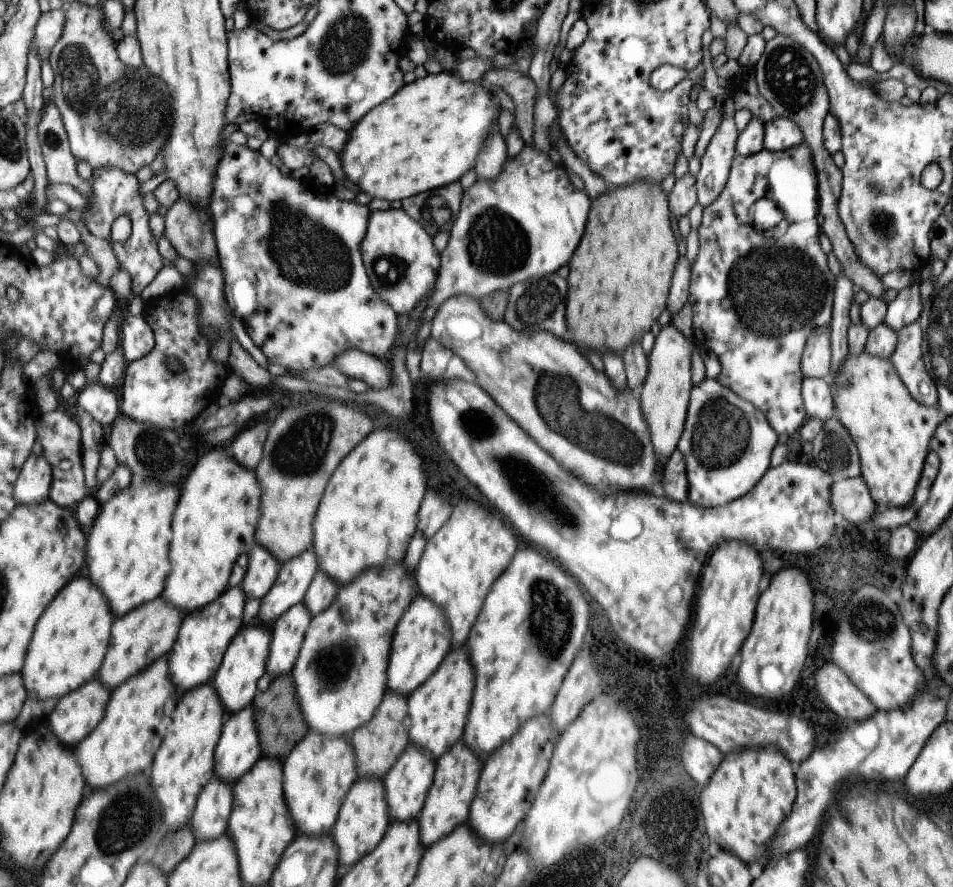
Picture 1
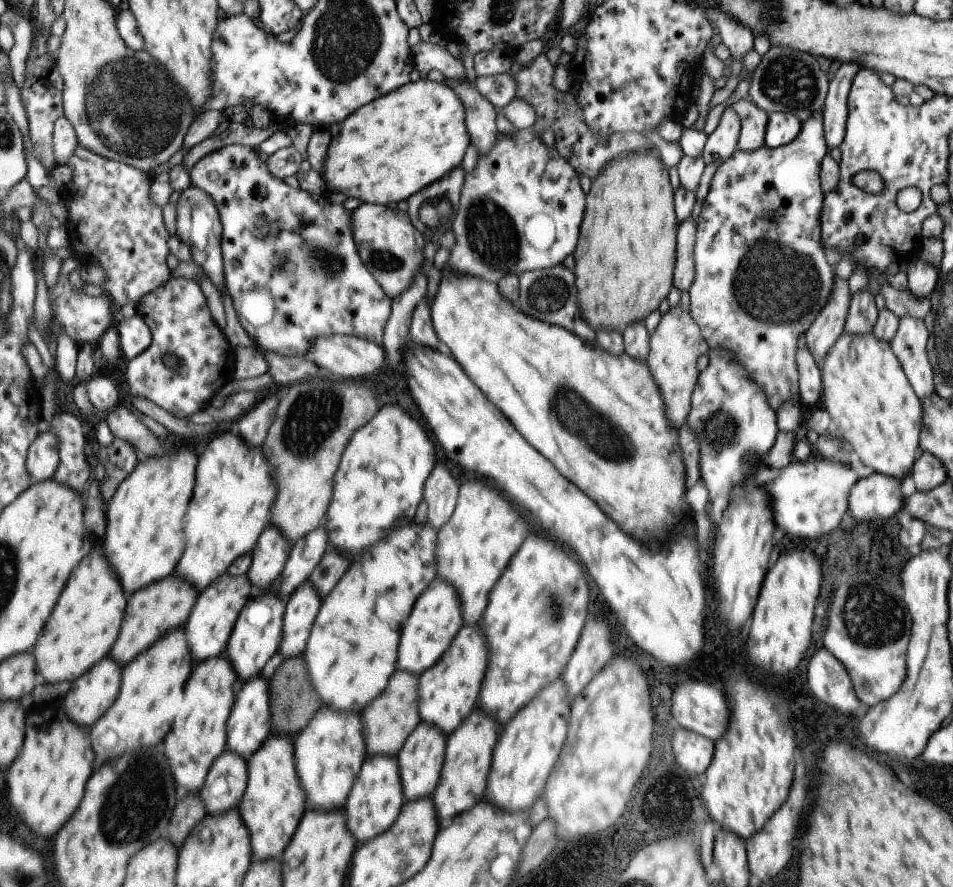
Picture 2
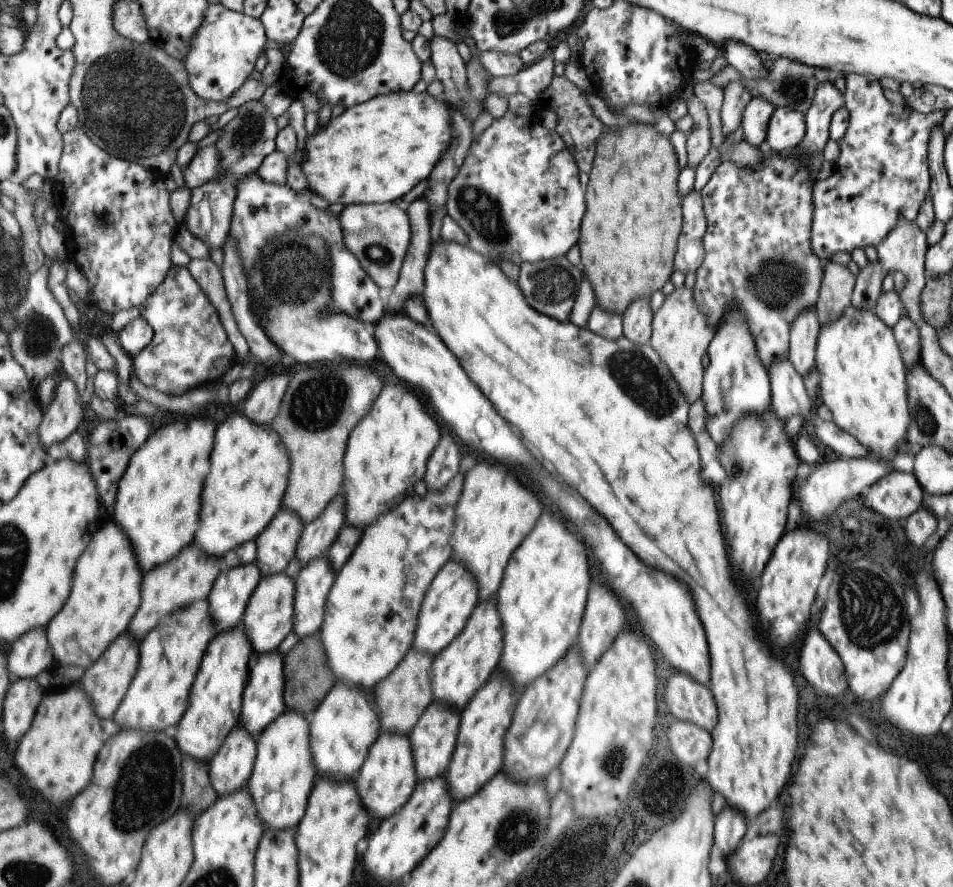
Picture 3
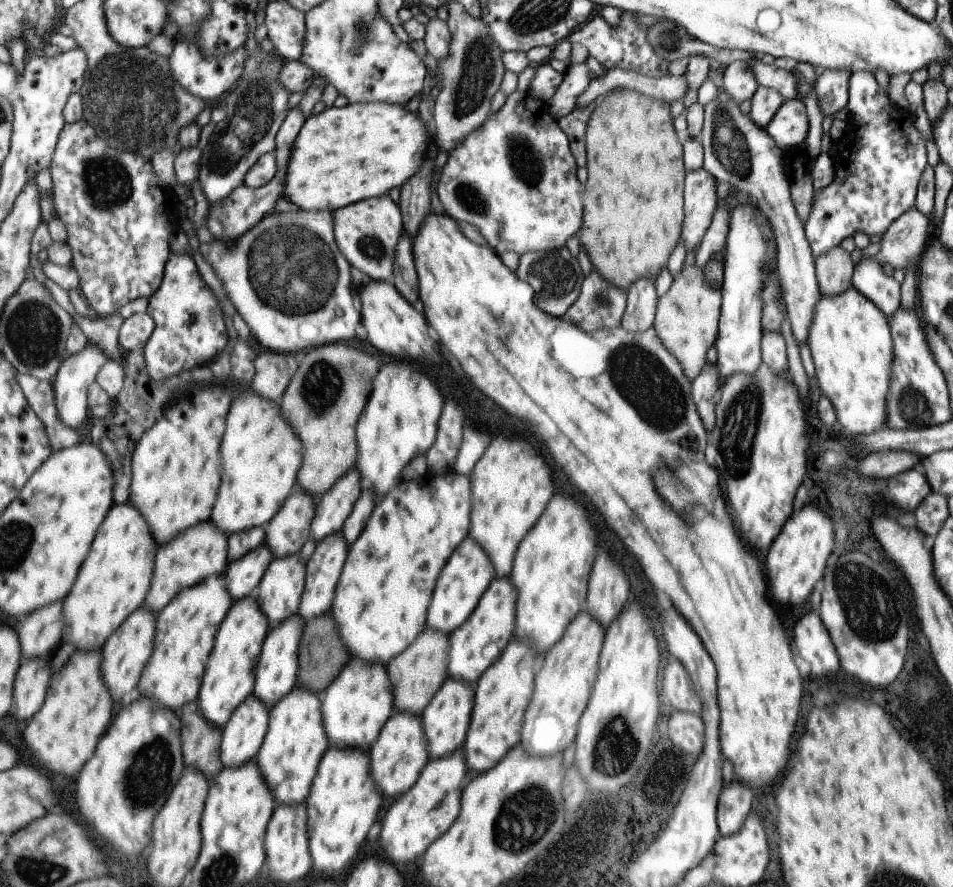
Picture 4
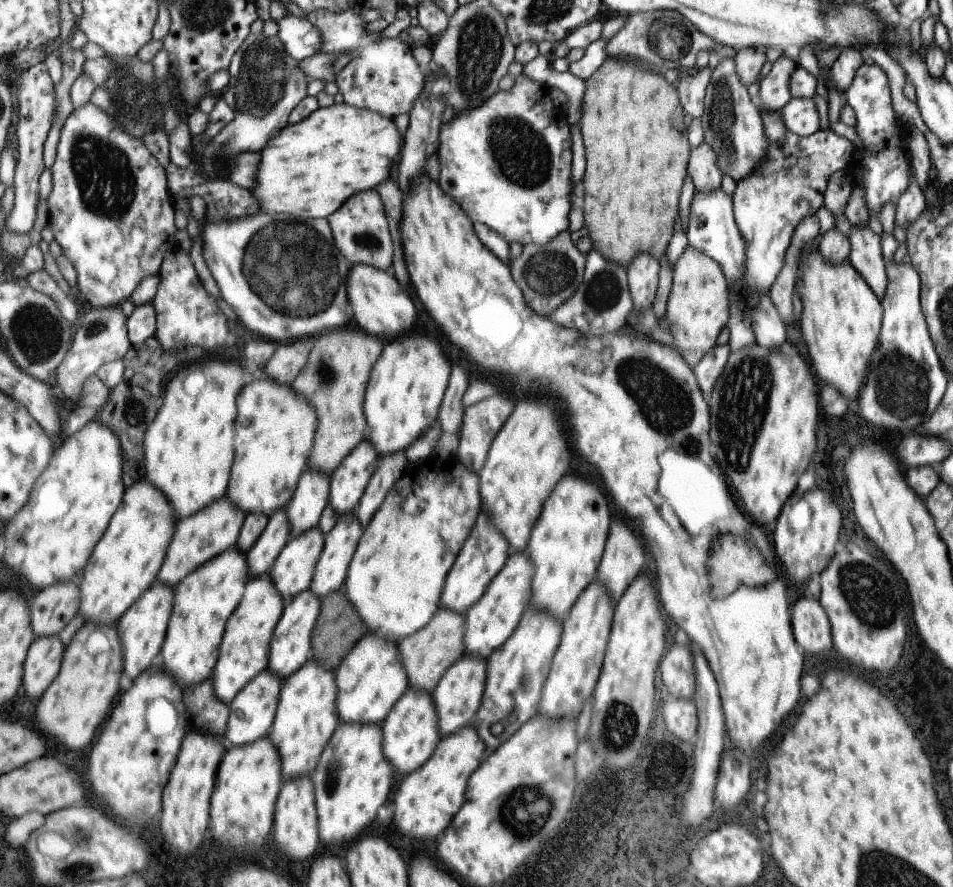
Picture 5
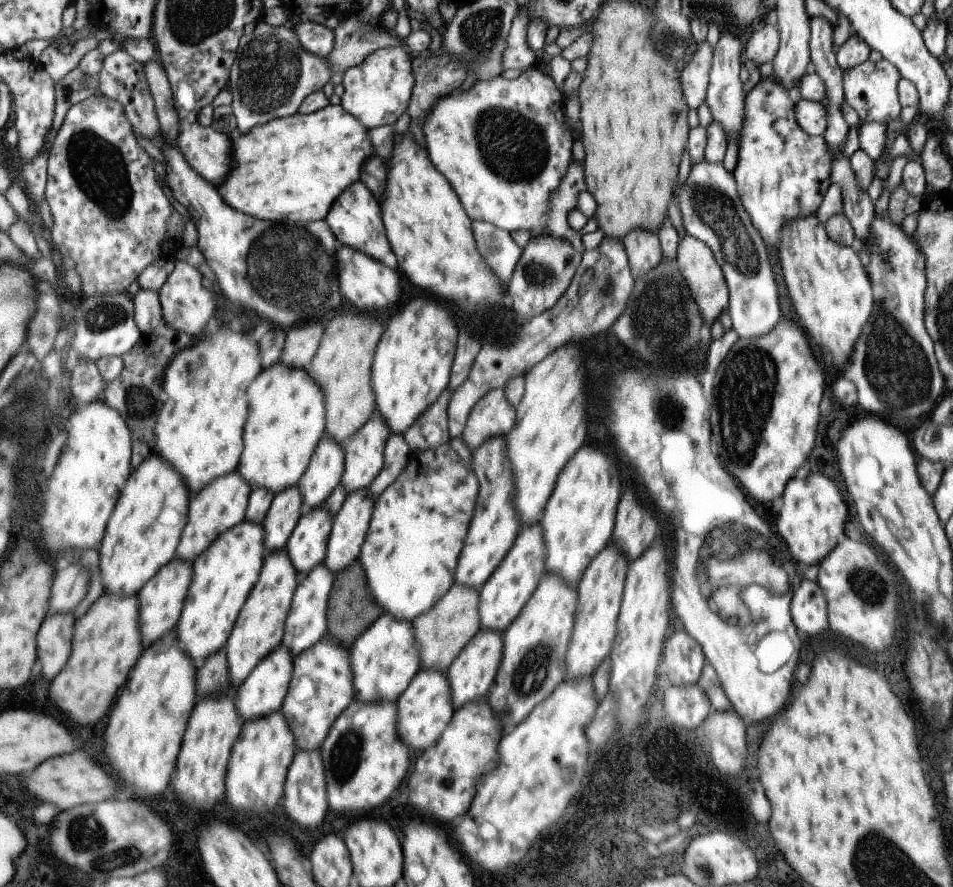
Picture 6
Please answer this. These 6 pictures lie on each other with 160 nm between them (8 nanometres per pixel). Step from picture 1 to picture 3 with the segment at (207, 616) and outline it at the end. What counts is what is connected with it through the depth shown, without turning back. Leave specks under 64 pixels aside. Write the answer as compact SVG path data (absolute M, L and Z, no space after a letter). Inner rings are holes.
M257 562L234 569L225 568L219 580L215 581L209 598L218 634L244 622L250 598L262 579Z

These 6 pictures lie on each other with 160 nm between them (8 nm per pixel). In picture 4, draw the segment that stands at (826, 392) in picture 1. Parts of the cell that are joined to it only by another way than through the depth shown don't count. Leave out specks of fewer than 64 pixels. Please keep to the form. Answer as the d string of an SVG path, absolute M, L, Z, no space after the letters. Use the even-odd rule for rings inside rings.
M719 87L715 98L704 108L703 124L698 142L702 147L702 168L716 182L731 184L747 194L752 205L767 218L775 242L775 273L781 288L785 316L791 336L797 344L807 345L809 324L813 320L815 304L820 298L816 284L814 257L807 245L803 225L791 202L784 170L784 153L775 146L765 130L753 126L748 114L741 114L739 106Z

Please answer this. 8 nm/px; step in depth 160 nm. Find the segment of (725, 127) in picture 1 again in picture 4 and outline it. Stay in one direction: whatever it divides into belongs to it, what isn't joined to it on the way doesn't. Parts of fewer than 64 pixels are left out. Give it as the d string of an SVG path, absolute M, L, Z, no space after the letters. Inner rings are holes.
M737 60L724 68L721 88L729 94L729 98L739 106L741 102L751 99L757 90L757 82L746 62Z

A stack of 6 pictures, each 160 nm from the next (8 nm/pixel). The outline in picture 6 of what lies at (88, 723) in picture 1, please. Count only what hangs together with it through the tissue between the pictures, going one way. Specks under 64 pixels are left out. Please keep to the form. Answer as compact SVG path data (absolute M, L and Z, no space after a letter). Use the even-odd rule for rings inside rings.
M175 558L175 562L167 566L167 570L161 570L140 590L138 595L141 598L141 626L143 626L145 646L151 646L161 636L166 636L167 633L177 628L191 582L193 582L193 564L181 558Z

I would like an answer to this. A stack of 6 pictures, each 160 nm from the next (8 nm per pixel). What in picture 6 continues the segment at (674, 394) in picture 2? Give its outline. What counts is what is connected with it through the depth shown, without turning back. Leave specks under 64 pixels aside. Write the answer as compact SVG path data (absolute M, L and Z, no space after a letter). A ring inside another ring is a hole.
M687 233L678 240L675 259L676 268L681 273L684 284L687 285L703 324L709 326L721 312L728 309L728 288L719 264L711 249L703 241Z

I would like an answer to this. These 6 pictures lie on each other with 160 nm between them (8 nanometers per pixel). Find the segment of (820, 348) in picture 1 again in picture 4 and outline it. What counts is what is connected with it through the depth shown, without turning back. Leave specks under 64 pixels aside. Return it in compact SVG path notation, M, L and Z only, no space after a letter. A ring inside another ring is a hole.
M833 246L819 258L814 258L816 284L820 296L837 296L851 287L853 264L850 254Z

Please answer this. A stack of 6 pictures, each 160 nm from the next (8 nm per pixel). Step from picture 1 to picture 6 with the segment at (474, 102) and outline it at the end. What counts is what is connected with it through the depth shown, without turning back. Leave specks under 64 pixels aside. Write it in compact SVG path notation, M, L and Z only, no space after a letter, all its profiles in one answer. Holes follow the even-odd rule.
M342 104L329 105L310 115L300 112L288 117L279 117L267 124L254 126L246 133L237 134L232 140L235 153L234 165L228 179L218 187L222 197L232 207L253 215L257 219L279 222L285 226L301 226L311 221L326 220L337 196L361 180L361 170L374 156L369 128Z

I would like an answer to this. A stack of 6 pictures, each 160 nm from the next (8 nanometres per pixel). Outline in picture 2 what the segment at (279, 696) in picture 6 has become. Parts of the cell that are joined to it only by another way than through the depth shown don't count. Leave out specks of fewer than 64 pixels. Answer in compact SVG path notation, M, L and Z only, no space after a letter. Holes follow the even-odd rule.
M235 751L226 752L215 761L201 790L209 815L239 808L248 787L248 761Z

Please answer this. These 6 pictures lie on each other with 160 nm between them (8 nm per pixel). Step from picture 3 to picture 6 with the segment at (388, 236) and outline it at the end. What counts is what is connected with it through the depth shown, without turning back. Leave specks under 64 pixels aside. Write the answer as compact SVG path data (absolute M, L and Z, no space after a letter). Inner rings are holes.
M362 180L354 182L345 192L343 198L339 196L337 202L330 208L326 218L333 234L339 244L361 249L373 258L382 260L391 252L392 244L389 244L389 240L383 234L383 220L381 220L381 208L377 196Z

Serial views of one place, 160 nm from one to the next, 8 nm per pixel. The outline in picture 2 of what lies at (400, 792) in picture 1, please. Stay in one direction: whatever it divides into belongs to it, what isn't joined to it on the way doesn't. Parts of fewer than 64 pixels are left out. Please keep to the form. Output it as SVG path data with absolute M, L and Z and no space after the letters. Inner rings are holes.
M422 721L418 728L411 733L398 754L400 773L402 774L407 800L419 801L422 798L433 798L445 766L447 745L448 736L440 728L428 722Z

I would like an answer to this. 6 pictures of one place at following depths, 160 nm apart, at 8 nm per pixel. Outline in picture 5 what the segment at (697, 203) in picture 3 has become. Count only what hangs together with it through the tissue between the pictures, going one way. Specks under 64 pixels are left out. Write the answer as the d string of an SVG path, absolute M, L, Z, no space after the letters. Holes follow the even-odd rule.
M703 141L690 150L686 175L693 184L694 192L709 192L720 187L722 174L715 166L715 160L715 152L707 144L703 144Z

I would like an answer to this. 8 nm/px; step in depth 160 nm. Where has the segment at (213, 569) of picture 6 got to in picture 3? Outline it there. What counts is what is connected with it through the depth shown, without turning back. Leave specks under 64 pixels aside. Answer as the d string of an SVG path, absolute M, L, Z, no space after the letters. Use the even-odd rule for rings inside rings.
M205 598L203 602L197 601L195 606L189 606L187 610L177 609L171 614L171 618L167 618L167 622L163 622L163 626L159 626L159 630L153 630L147 638L142 640L138 673L135 675L122 705L117 710L117 714L115 714L115 720L123 728L167 730L171 724L178 722L177 731L173 736L173 738L177 738L183 716L187 714L187 708L191 708L191 688L197 680L197 674L199 674L206 650L211 641L218 636L218 628L216 622L213 622L213 616L209 620L209 614L211 614L209 602L210 600Z

